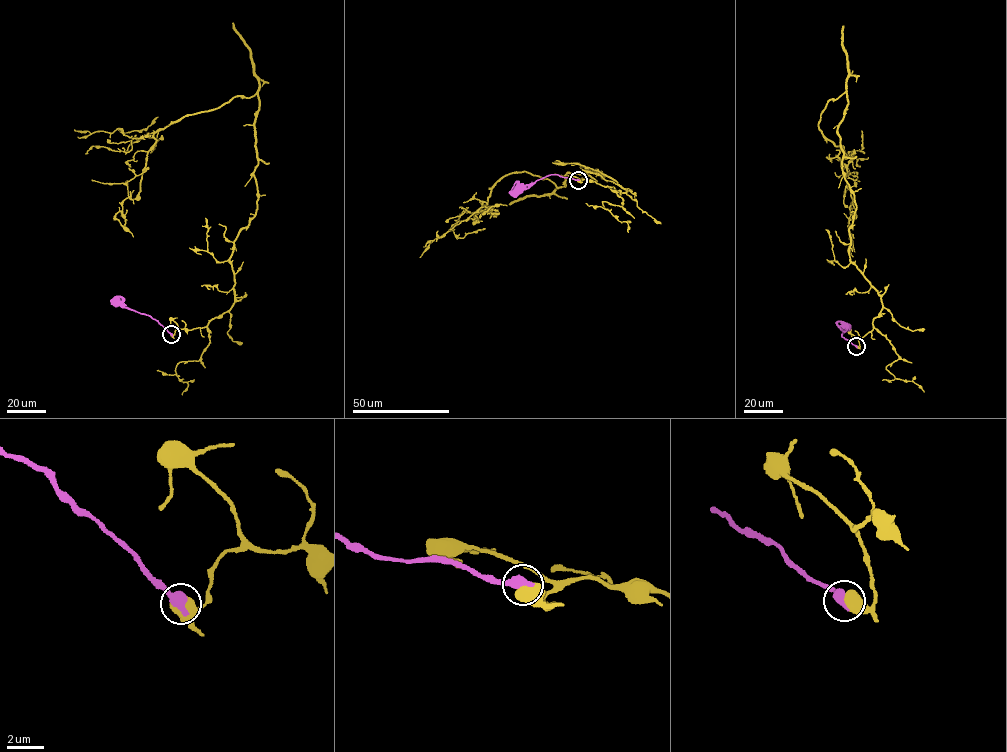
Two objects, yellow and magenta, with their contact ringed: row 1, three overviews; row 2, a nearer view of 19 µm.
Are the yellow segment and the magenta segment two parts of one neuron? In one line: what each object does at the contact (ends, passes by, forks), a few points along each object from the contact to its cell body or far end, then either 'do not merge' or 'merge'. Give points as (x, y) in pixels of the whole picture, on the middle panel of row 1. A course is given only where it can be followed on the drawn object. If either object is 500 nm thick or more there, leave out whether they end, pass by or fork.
yellow via (578, 180), (626, 191), (597, 169), (561, 187), (511, 173), (483, 213), (507, 206) | magenta via (578, 180), (550, 174), (521, 185), (515, 192) | do not merge

